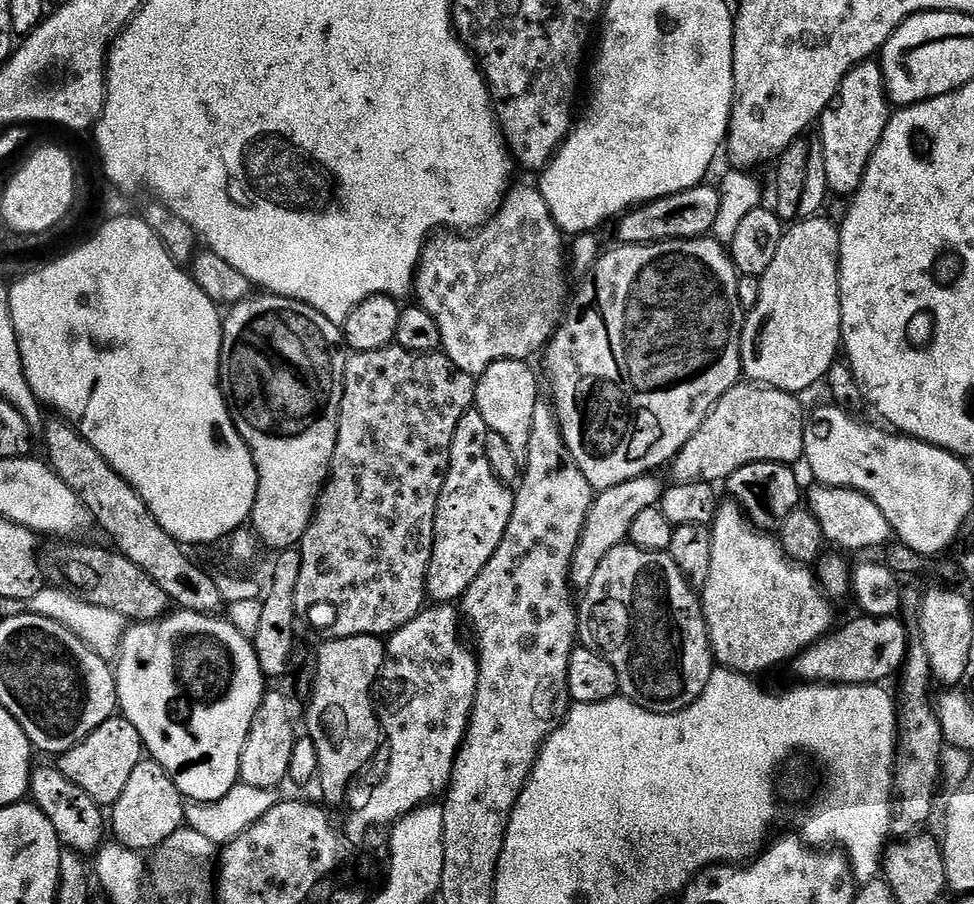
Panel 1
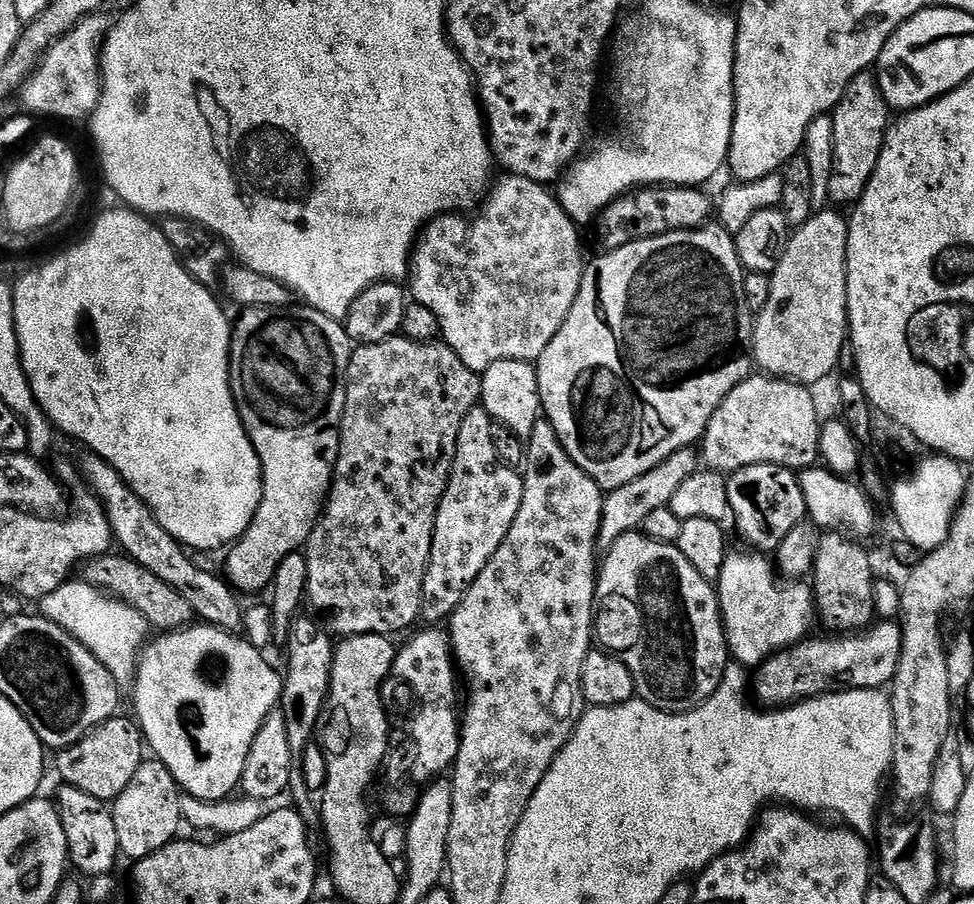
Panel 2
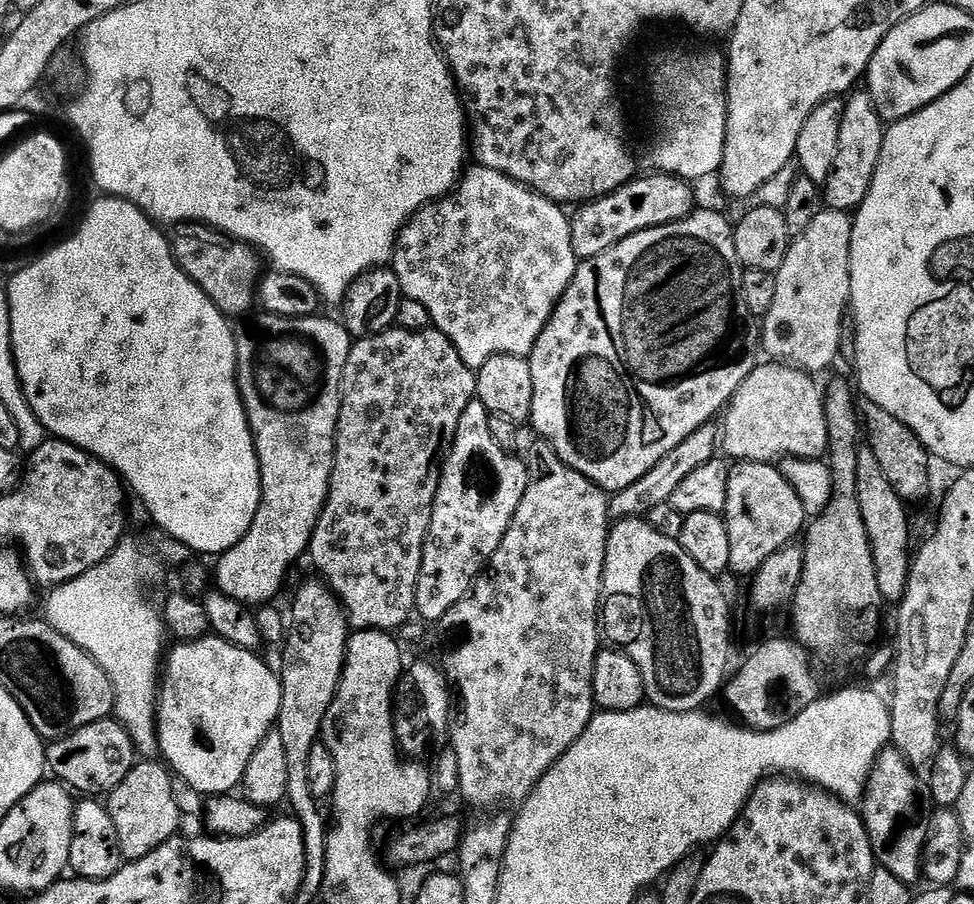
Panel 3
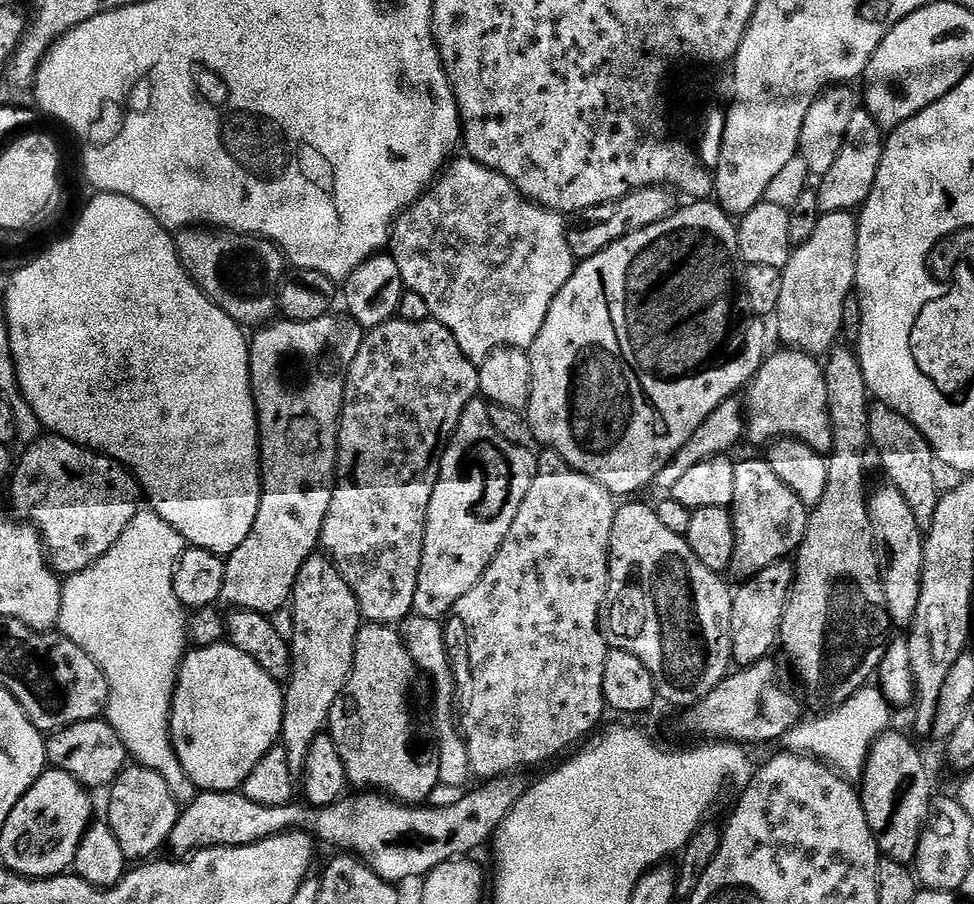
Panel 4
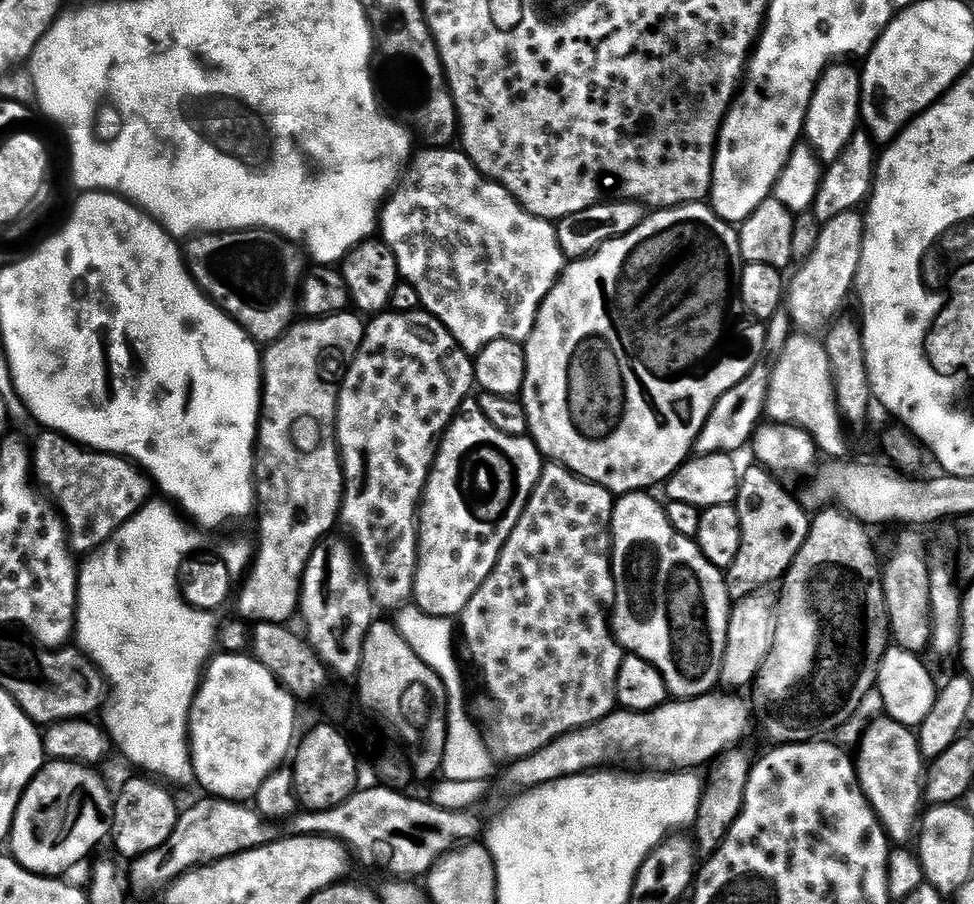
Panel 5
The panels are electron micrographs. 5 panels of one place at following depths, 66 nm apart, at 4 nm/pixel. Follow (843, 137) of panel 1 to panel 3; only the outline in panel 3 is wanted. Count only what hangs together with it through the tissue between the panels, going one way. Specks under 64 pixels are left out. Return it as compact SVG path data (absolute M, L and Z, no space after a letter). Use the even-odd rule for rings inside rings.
M867 90L853 91L844 105L842 130L838 136L838 158L822 186L824 203L831 211L851 213L860 207L874 182L874 174L882 158L885 131L886 121L872 101L871 93Z

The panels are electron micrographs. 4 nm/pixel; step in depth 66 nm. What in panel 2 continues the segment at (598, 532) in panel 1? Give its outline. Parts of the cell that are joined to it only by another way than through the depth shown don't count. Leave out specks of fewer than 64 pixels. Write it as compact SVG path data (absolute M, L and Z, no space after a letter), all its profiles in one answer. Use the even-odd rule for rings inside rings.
M695 447L679 448L670 454L654 470L646 470L642 478L634 478L634 482L626 482L626 486L618 486L614 491L607 493L602 506L602 522L600 523L600 538L598 541L601 549L607 550L618 542L627 532L643 529L647 515L654 510L668 507L670 498L674 498L678 486L690 478L690 474L698 471L698 452Z

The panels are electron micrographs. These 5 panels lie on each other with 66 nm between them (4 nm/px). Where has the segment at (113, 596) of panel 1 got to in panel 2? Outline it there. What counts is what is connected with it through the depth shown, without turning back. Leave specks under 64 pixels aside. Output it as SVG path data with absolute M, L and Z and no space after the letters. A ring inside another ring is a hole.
M109 554L98 556L92 561L87 561L83 567L83 579L85 583L92 587L116 597L124 604L130 605L138 610L148 624L157 631L179 631L189 627L194 621L193 607L186 598L182 597L172 586L167 586L166 582L154 576L150 571L120 554Z

